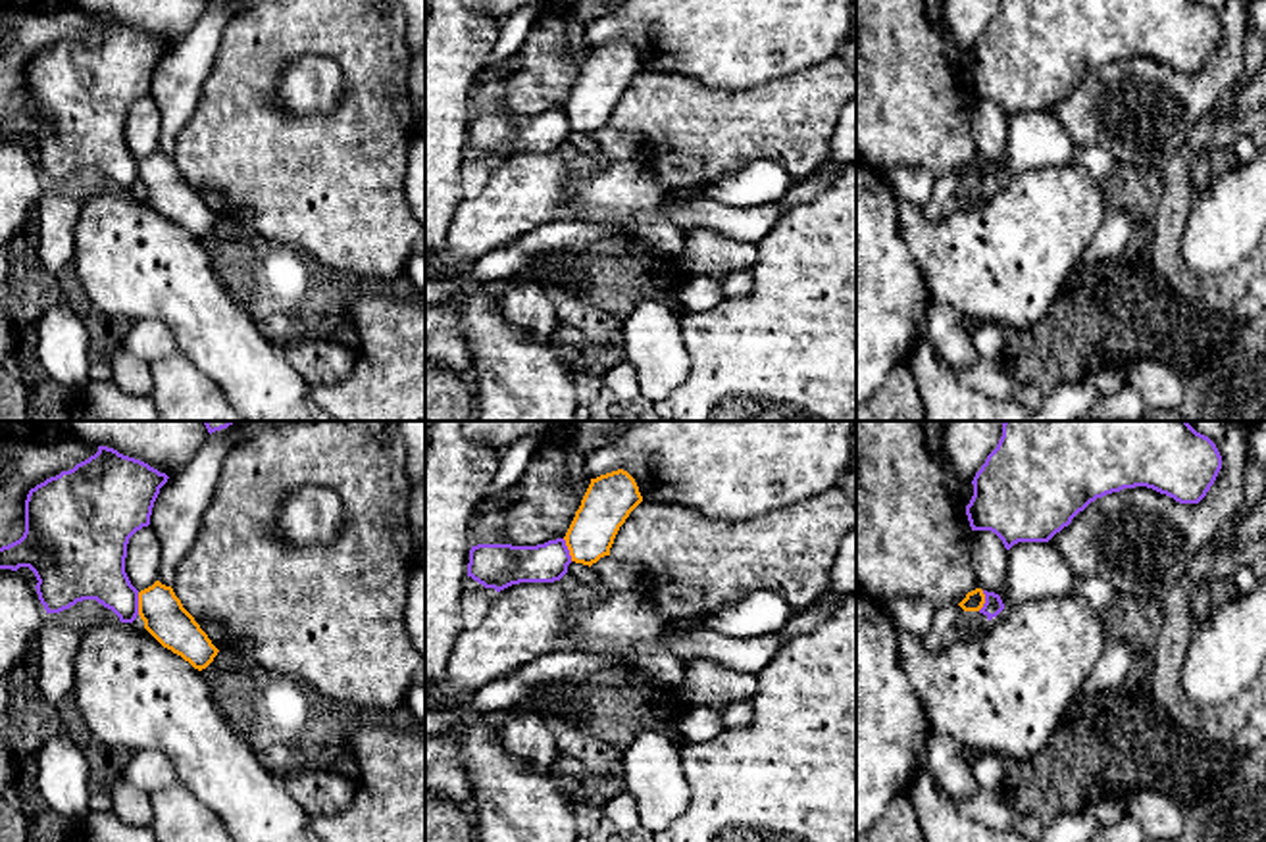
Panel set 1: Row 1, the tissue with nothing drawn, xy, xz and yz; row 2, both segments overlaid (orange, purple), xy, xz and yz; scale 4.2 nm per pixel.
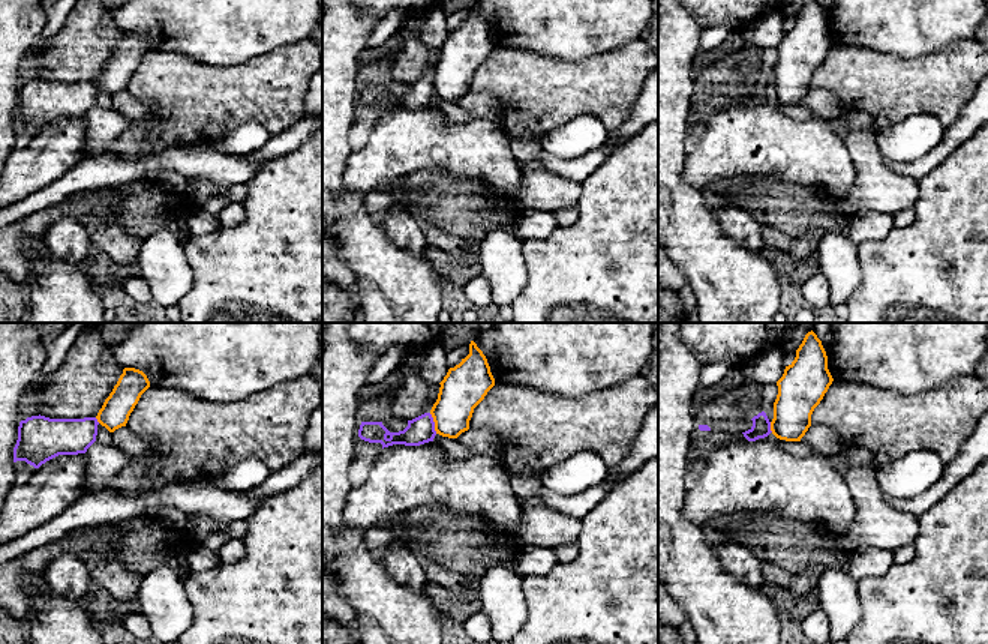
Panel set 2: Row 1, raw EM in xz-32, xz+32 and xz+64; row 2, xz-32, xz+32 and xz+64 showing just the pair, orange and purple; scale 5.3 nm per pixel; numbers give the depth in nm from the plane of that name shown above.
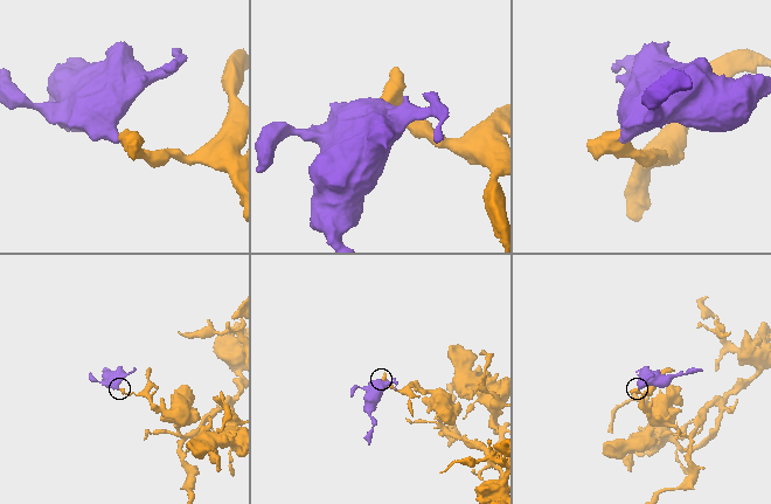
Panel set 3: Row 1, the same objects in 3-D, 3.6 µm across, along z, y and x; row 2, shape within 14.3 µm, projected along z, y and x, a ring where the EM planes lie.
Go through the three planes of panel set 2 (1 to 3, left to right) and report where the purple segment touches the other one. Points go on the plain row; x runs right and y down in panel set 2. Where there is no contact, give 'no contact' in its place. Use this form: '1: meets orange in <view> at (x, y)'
1: meets orange in xz-32 at (98, 84)
2: meets orange in xz+32 at (435, 87)
3: meets orange in xz+64 at (771, 90)

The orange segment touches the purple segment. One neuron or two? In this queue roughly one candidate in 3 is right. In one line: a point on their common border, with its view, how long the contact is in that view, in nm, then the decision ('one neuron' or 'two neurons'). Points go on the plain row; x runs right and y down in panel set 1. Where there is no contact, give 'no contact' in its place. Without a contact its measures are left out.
xy (139, 173) | 100 nm | two neurons

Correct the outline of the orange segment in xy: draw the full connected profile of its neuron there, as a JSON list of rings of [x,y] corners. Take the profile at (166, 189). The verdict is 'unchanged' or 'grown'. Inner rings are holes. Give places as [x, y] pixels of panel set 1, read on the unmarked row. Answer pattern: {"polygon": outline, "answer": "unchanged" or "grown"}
{"polygon": [[[156,150],[139,161],[139,185],[144,198],[167,219],[181,225],[194,238],[206,238],[217,225],[217,217],[183,177],[171,156]]], "answer": "unchanged"}

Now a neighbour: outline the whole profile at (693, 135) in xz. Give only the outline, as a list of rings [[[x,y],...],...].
[[[839,58],[747,90],[708,87],[679,73],[641,71],[620,96],[610,117],[610,127],[643,136],[645,154],[641,163],[662,192],[679,186],[704,190],[756,160],[772,160],[783,165],[793,181],[798,181],[825,163],[839,111],[854,94],[856,77]]]

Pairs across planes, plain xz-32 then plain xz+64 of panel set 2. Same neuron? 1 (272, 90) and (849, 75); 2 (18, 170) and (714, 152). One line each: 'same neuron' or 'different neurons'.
1: same neuron
2: same neuron

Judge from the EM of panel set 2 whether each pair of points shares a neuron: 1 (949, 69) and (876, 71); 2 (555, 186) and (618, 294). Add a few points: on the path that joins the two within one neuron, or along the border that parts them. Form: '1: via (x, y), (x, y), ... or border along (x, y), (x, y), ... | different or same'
1: via (931, 71), (894, 71) | same
2: border along (582, 183), (582, 195), (576, 206) | different

